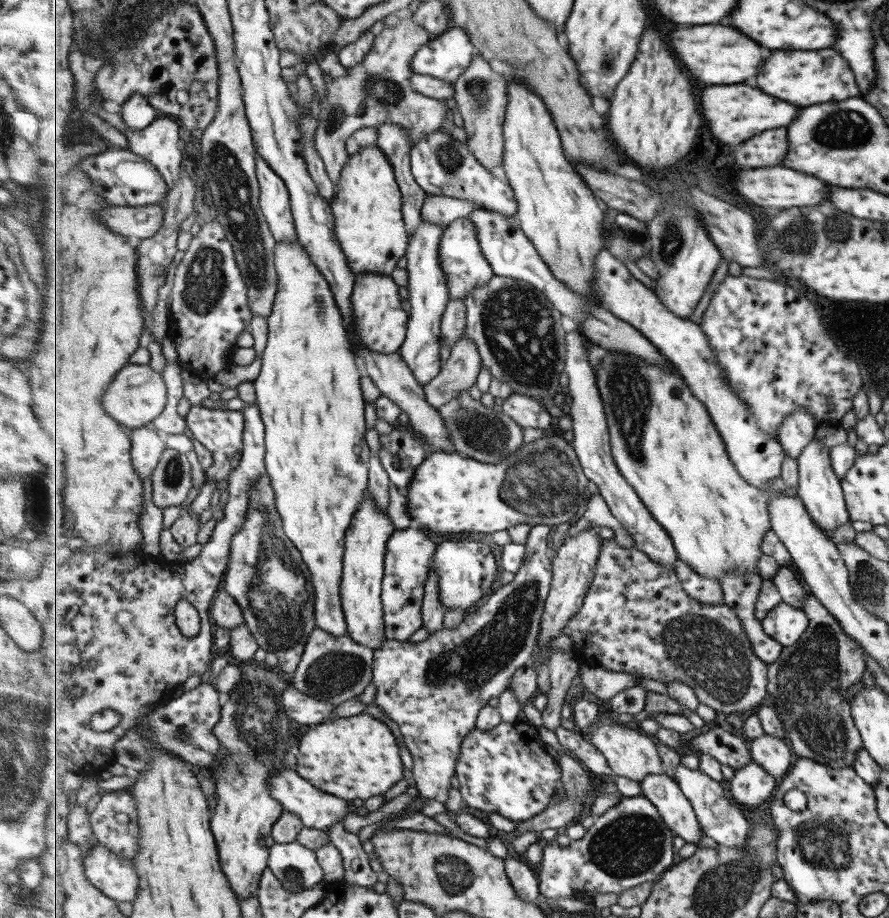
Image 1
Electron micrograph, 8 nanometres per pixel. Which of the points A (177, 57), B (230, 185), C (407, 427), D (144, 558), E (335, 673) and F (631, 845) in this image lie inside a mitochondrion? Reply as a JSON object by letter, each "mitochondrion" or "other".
{"A":"other","B":"mitochondrion","C":"other","D":"other","E":"mitochondrion","F":"mitochondrion"}

